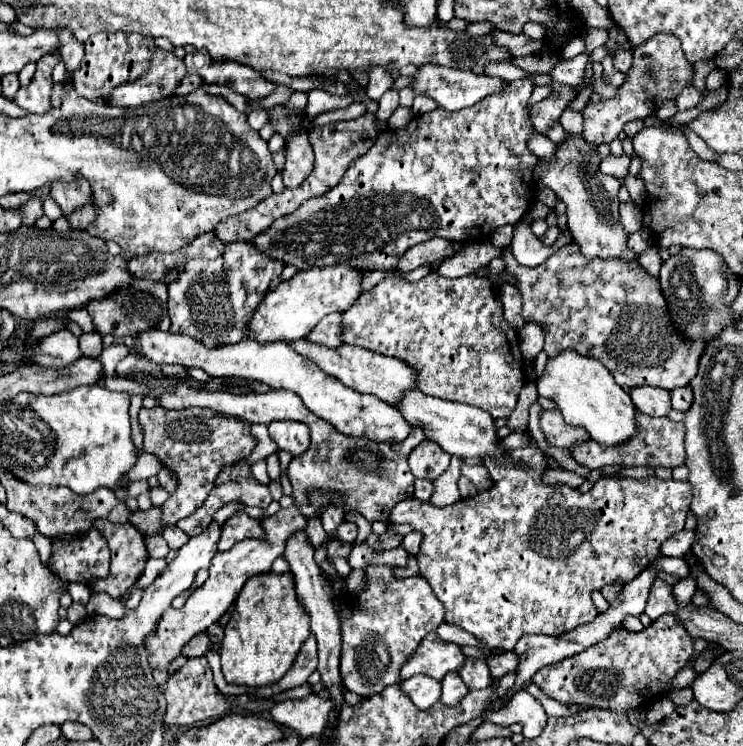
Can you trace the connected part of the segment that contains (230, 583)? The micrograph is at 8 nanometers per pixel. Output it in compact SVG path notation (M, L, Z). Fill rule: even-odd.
M287 508L287 510L279 510L277 514L265 518L261 524L263 524L263 530L265 530L267 538L263 538L263 540L247 538L245 542L235 544L227 552L217 552L215 558L211 560L207 582L193 590L193 594L187 598L183 608L179 608L179 610L169 608L169 610L165 610L163 618L159 618L155 634L151 634L151 638L147 638L147 642L145 642L147 658L149 658L149 664L151 664L153 670L169 670L171 662L181 656L183 646L193 636L197 636L199 632L205 632L211 624L215 624L227 612L227 608L231 606L231 602L237 598L243 584L251 576L271 570L271 562L277 556L283 554L287 538L293 532L305 528L305 516L297 508Z

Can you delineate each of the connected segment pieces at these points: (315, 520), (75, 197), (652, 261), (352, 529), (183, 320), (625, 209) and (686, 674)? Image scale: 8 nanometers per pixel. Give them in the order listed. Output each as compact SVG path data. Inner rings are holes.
M307 516L307 528L305 528L307 536L311 538L311 544L317 548L321 542L325 542L327 534L321 526L321 518L319 516Z
M75 178L75 182L53 182L49 194L61 206L63 214L71 214L79 208L87 198L91 198L91 186L85 178Z
M652 246L649 250L639 255L638 260L640 264L647 270L647 272L649 272L649 274L659 278L663 261L661 260L655 246Z
M343 522L339 526L339 530L335 530L333 538L339 540L339 542L347 542L347 544L355 542L355 538L357 538L357 524L355 522Z
M213 232L201 234L191 246L179 250L177 254L163 256L153 260L153 252L147 256L131 258L127 262L127 268L131 274L137 278L153 278L153 272L167 272L167 270L179 270L179 278L175 282L169 282L169 318L171 318L171 328L169 332L173 334L187 334L199 342L203 342L207 348L223 346L223 344L235 344L241 338L247 336L247 324L251 318L253 308L257 306L259 298L269 290L271 280L279 278L283 272L283 262L275 260L255 248L253 242L219 242Z
M633 202L621 204L619 216L621 216L621 222L623 222L623 230L627 230L629 234L641 230L641 208L637 204L633 204Z
M685 666L685 668L679 670L677 676L671 680L671 686L673 686L673 688L687 688L687 686L691 686L693 680L695 680L693 666Z

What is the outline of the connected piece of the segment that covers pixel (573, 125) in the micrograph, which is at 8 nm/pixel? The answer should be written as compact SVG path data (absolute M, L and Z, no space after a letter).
M565 110L560 118L560 124L573 134L580 134L583 132L583 116L581 112L573 112L573 110Z

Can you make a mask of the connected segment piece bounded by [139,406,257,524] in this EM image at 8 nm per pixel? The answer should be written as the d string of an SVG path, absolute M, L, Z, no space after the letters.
M141 408L139 424L143 428L145 440L143 450L155 454L163 460L165 468L171 470L179 482L175 494L161 506L161 524L175 524L177 520L191 516L207 498L219 470L225 464L247 458L257 440L251 436L251 424L241 418L223 416L207 408L185 408L185 410L165 410L165 408Z

